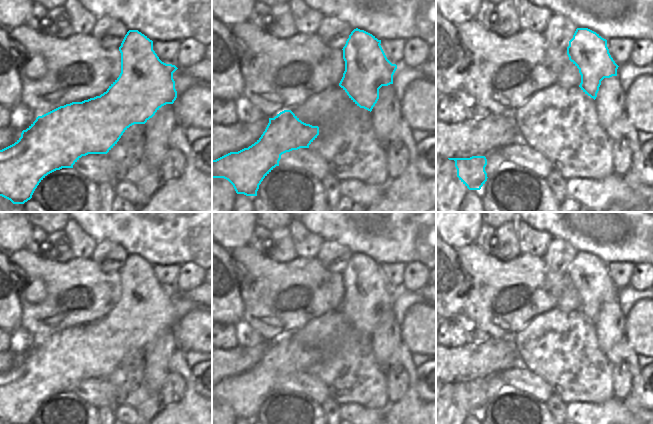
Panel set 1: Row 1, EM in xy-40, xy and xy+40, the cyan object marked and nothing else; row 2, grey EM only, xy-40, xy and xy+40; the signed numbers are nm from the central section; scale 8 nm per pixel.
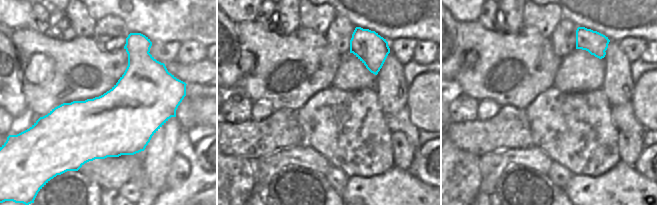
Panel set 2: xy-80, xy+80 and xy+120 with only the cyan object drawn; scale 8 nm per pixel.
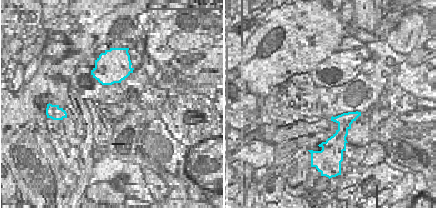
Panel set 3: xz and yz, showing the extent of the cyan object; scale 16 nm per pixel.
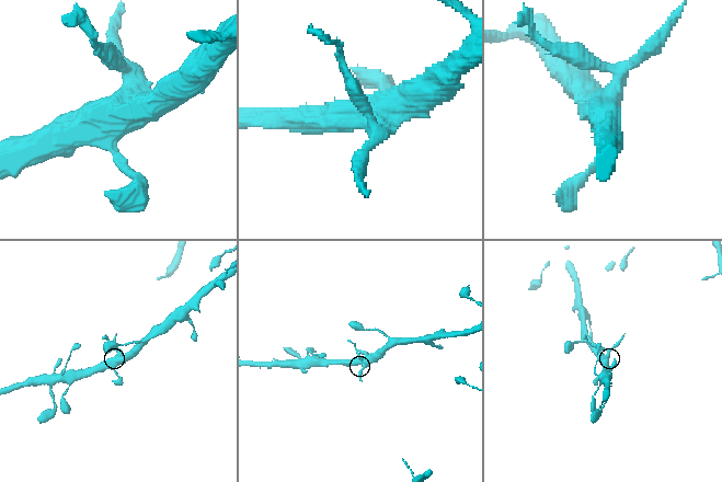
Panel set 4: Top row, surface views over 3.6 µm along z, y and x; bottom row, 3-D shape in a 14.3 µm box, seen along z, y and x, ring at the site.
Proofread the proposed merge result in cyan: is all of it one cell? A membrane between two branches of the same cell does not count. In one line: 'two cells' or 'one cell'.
two cells

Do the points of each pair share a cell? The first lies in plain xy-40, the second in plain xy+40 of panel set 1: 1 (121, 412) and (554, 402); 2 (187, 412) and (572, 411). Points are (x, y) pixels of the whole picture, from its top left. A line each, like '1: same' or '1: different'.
1: different
2: different

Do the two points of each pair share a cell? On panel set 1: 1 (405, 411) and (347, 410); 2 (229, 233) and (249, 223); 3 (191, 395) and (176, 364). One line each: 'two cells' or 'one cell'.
1: two cells
2: one cell
3: one cell

